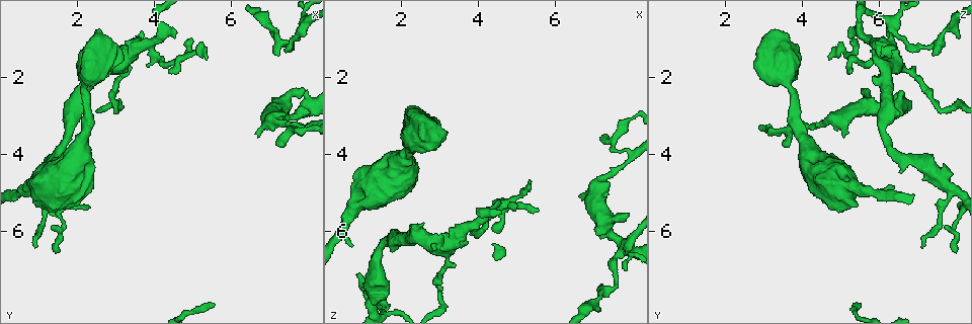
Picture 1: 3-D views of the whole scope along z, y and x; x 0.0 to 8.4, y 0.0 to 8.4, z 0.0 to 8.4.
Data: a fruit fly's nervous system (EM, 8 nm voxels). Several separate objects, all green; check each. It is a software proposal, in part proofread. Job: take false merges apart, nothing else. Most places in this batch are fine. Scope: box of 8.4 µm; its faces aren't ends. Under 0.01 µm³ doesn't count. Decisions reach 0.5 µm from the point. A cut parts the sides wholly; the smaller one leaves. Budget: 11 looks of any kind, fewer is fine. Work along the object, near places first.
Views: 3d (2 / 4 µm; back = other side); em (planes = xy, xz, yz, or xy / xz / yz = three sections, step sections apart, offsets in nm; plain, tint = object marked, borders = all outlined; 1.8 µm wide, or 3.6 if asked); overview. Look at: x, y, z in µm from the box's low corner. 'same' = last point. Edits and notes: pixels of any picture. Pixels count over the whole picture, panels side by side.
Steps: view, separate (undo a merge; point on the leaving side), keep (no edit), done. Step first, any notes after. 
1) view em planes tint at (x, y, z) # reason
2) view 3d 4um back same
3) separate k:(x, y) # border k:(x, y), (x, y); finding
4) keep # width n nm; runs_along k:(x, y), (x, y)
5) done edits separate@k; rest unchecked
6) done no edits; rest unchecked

view 3d 4um at (7.05, 3.15, 4.85) # sudden change in width

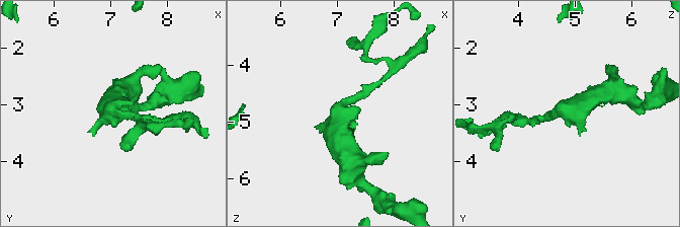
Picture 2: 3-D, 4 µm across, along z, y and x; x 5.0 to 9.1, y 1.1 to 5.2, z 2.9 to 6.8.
view em xy step 8 tint at (7.10, 3.10, 4.85) # shape alone is not enough

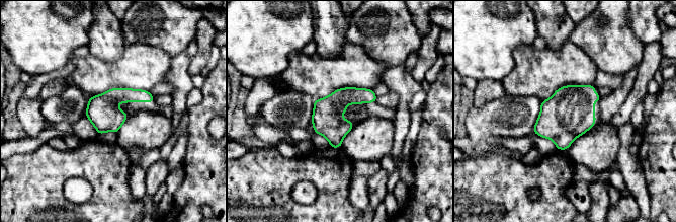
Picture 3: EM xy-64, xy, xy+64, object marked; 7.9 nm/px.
keep # one neuron here

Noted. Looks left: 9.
view em 3.6um xy step 16 tint at (2.60, 1.10, 3.25) # thick turns thin

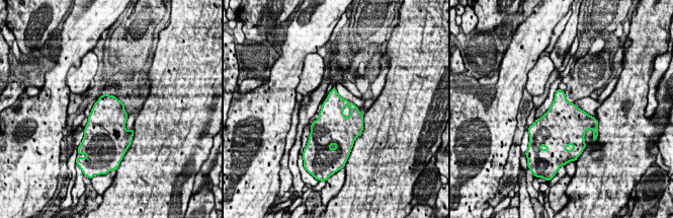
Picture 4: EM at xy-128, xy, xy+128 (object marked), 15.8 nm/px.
keep # all the same neuron

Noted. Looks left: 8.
view 3d 4um at (4.70, 1.55, 5.30) # sharp bend

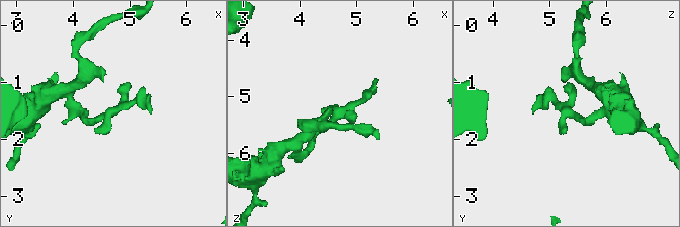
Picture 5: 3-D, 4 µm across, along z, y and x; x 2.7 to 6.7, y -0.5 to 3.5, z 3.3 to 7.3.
view em planes tint at (4.70, 1.50, 5.30)

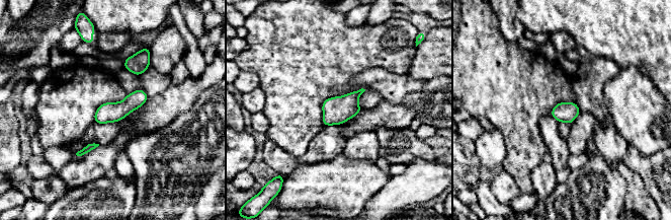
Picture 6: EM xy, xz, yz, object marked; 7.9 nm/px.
keep # runs_along 6:(145, 97), (96, 119); all the same neuron

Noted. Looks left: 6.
view 3d 2um at (3.05, 1.70, 6.30) # thin arm on a thick one

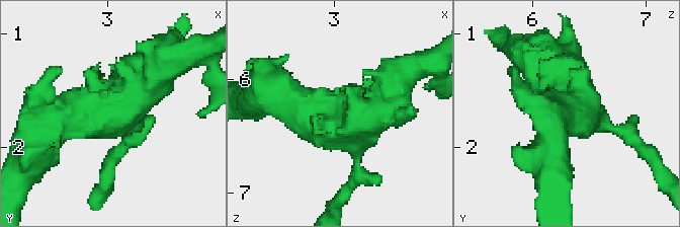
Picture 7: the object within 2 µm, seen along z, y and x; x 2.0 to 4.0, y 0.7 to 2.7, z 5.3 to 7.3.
view em planes tint at (3.12, 1.64, 6.36) # arms 3; now the EM

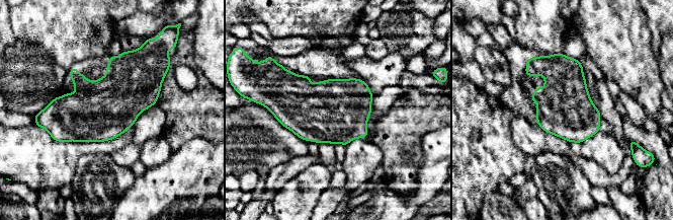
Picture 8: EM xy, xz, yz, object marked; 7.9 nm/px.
keep # continuous, no second neuron

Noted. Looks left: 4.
done no edits; rest unchecked

